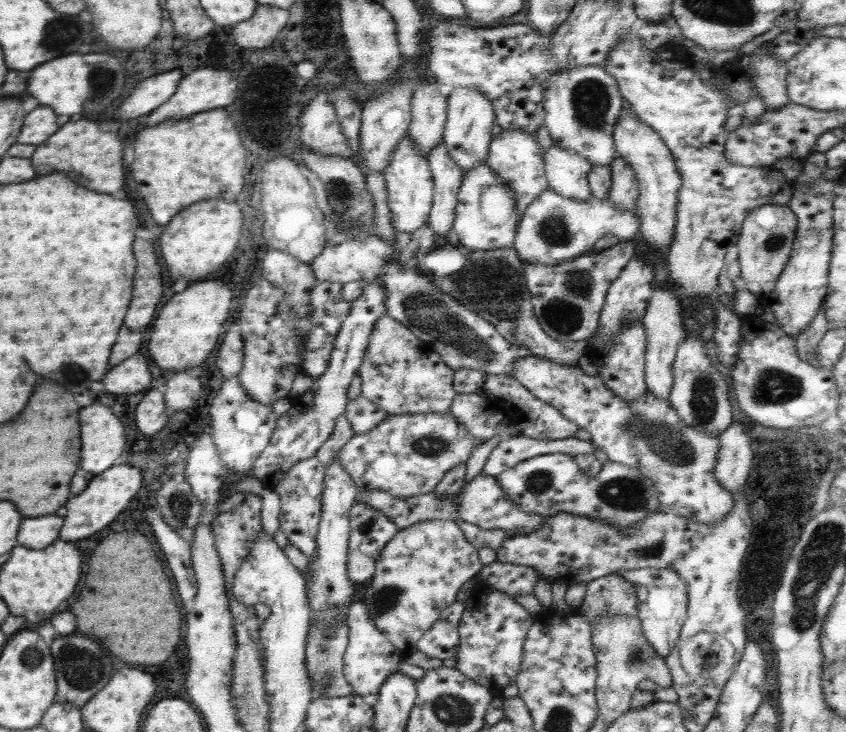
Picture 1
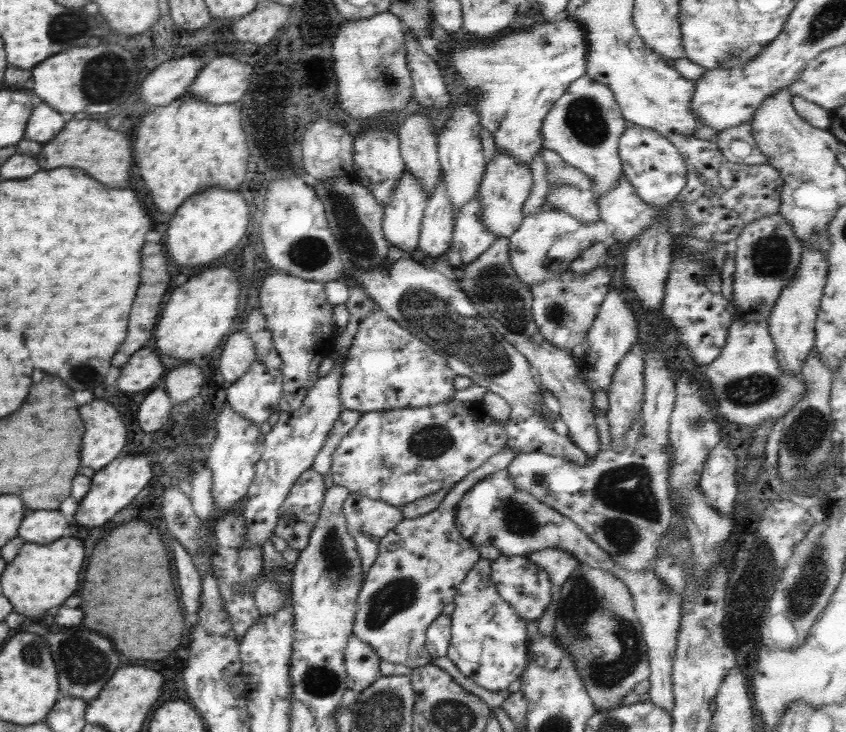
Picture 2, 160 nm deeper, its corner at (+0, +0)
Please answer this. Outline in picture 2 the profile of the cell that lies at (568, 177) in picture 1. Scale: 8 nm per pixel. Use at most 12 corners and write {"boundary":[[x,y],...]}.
{"boundary":[[550,186],[547,205],[582,224],[601,220],[597,196]]}

